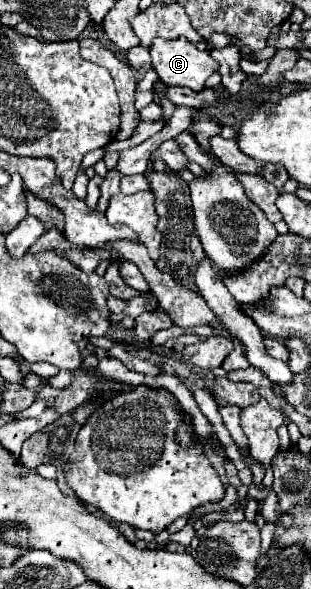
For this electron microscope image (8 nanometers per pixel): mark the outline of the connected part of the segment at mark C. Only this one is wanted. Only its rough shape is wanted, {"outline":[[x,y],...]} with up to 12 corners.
{"outline":[[185,37],[155,39],[153,69],[167,85],[201,91],[219,63]]}

